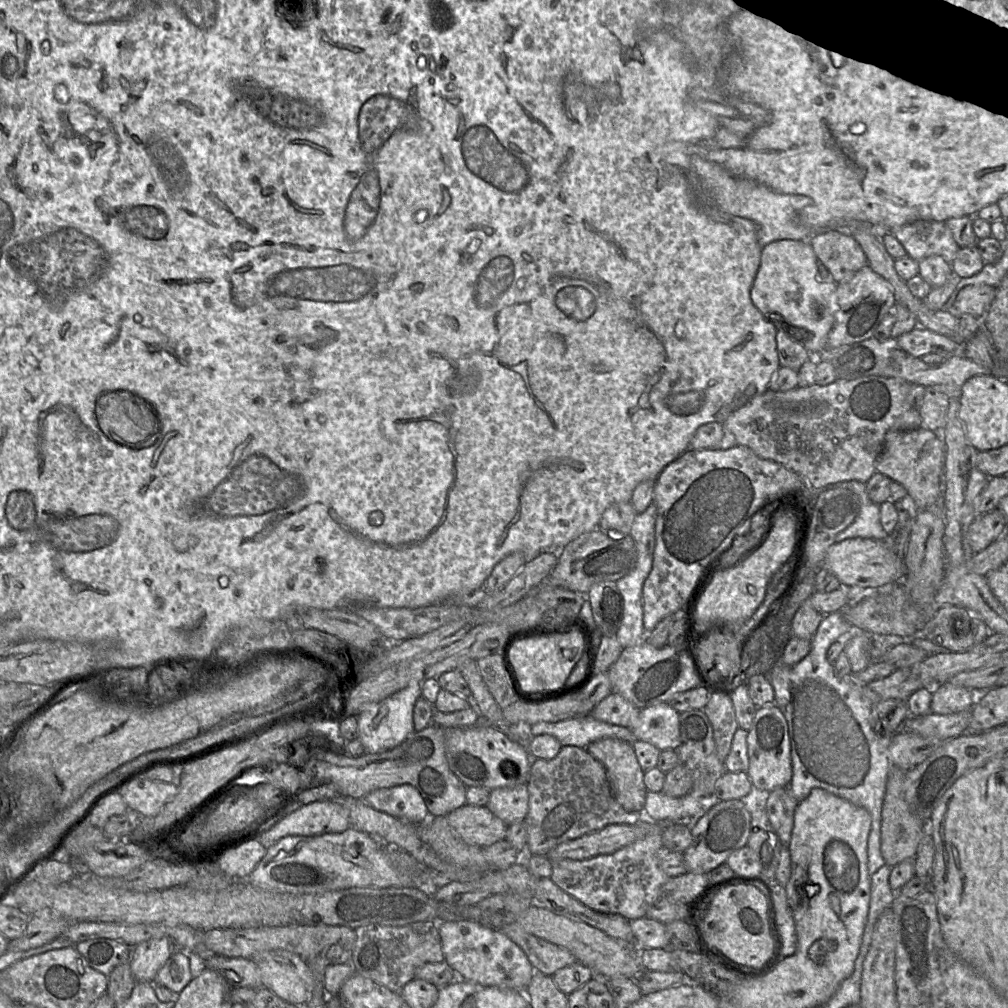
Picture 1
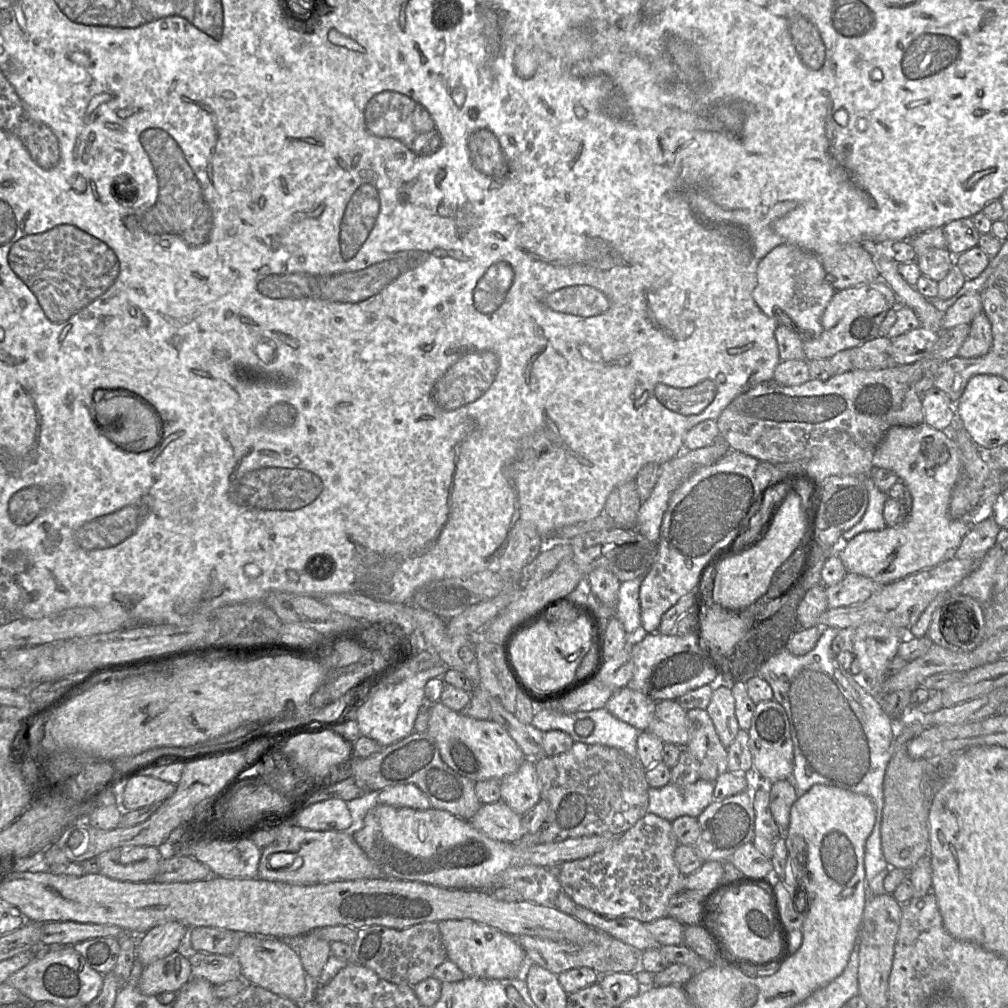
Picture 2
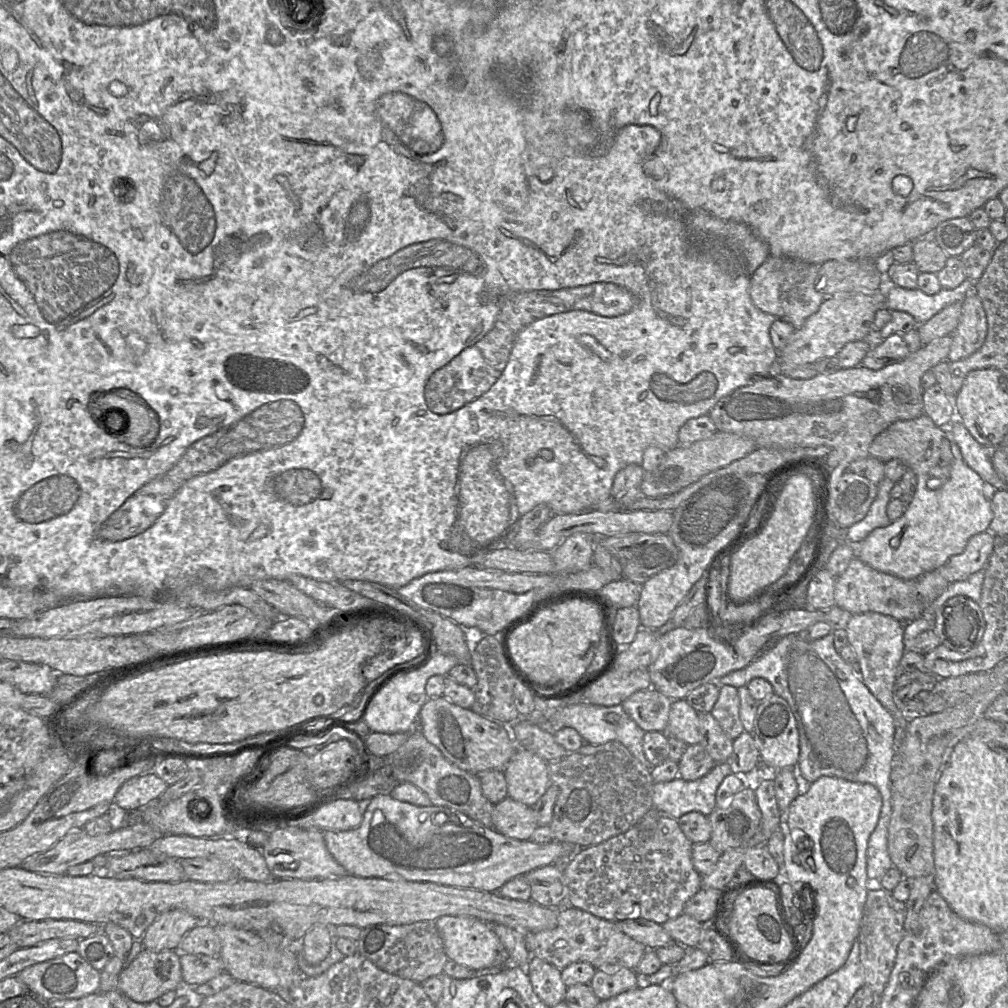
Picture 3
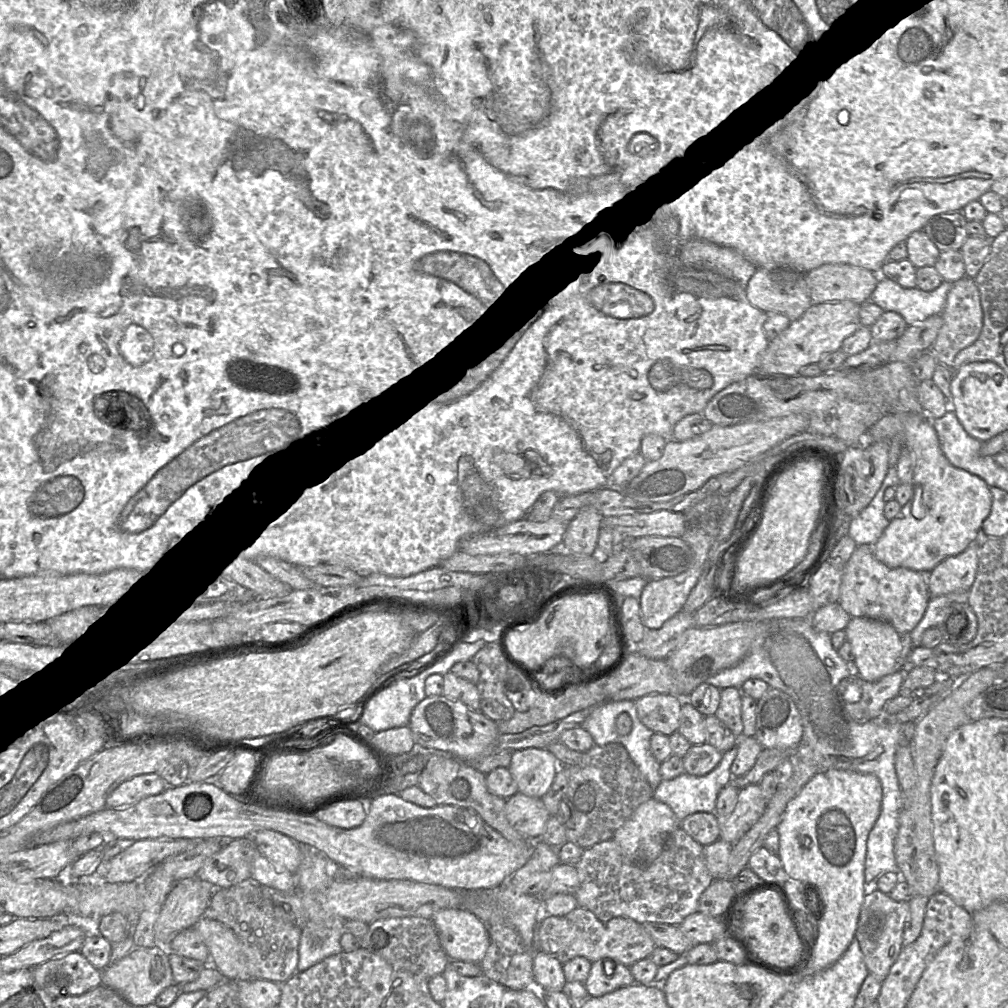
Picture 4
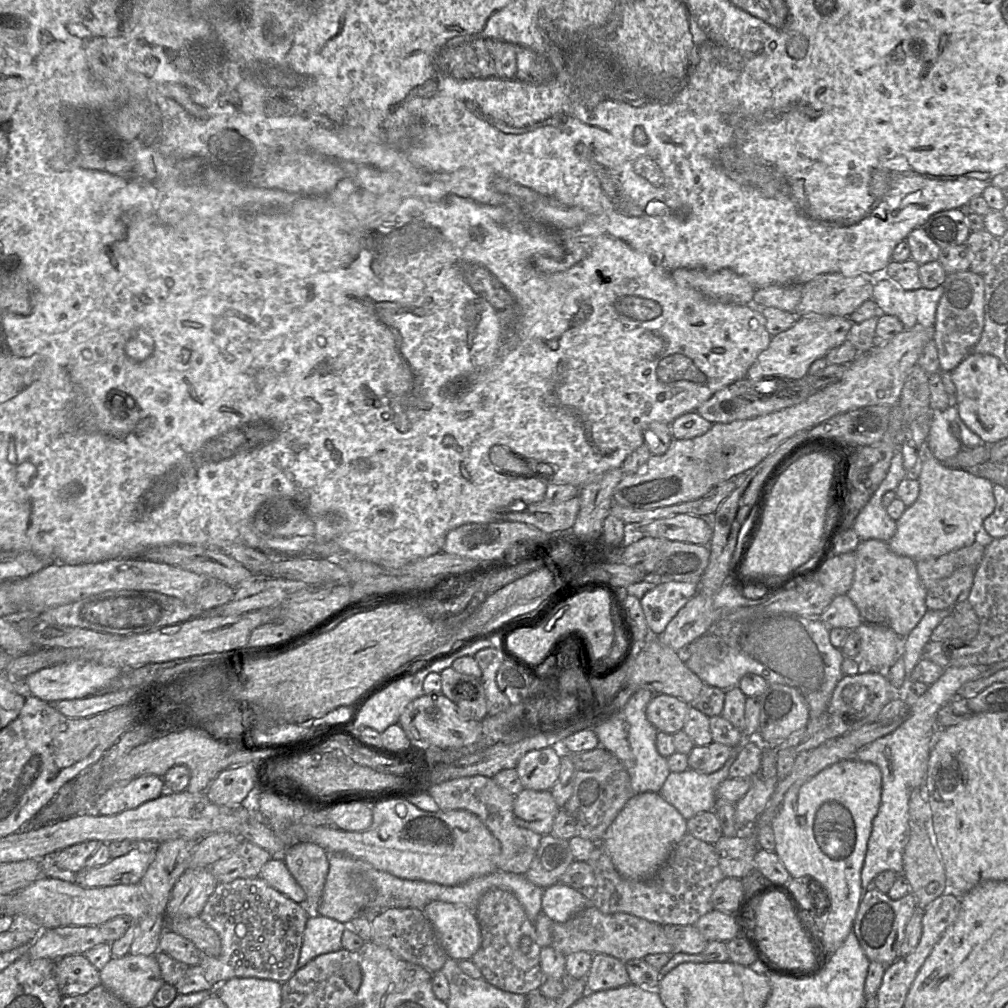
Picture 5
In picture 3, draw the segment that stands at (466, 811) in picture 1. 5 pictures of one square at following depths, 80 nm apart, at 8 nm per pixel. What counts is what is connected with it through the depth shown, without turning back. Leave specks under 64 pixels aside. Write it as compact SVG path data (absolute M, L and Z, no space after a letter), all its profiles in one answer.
M510 797L494 805L492 822L499 833L521 841L529 840L539 827L532 807Z

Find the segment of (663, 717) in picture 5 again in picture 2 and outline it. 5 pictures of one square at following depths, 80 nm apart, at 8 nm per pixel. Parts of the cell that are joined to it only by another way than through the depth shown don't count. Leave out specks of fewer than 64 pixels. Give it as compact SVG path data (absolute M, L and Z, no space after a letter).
M625 686L614 690L605 708L637 730L645 731L654 717L656 701L638 690Z

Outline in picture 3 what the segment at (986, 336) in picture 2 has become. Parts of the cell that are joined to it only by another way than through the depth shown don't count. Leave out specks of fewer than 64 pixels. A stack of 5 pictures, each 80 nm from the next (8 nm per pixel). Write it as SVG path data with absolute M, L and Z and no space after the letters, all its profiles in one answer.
M975 292L962 300L957 327L951 333L952 343L948 362L966 358L978 351L987 335L987 318L983 304Z

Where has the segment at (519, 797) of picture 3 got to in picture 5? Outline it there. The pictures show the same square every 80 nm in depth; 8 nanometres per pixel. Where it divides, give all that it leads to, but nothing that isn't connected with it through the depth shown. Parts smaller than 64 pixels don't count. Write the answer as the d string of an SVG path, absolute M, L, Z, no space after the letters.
M544 748L527 752L515 767L524 789L551 790L558 780L562 751Z

